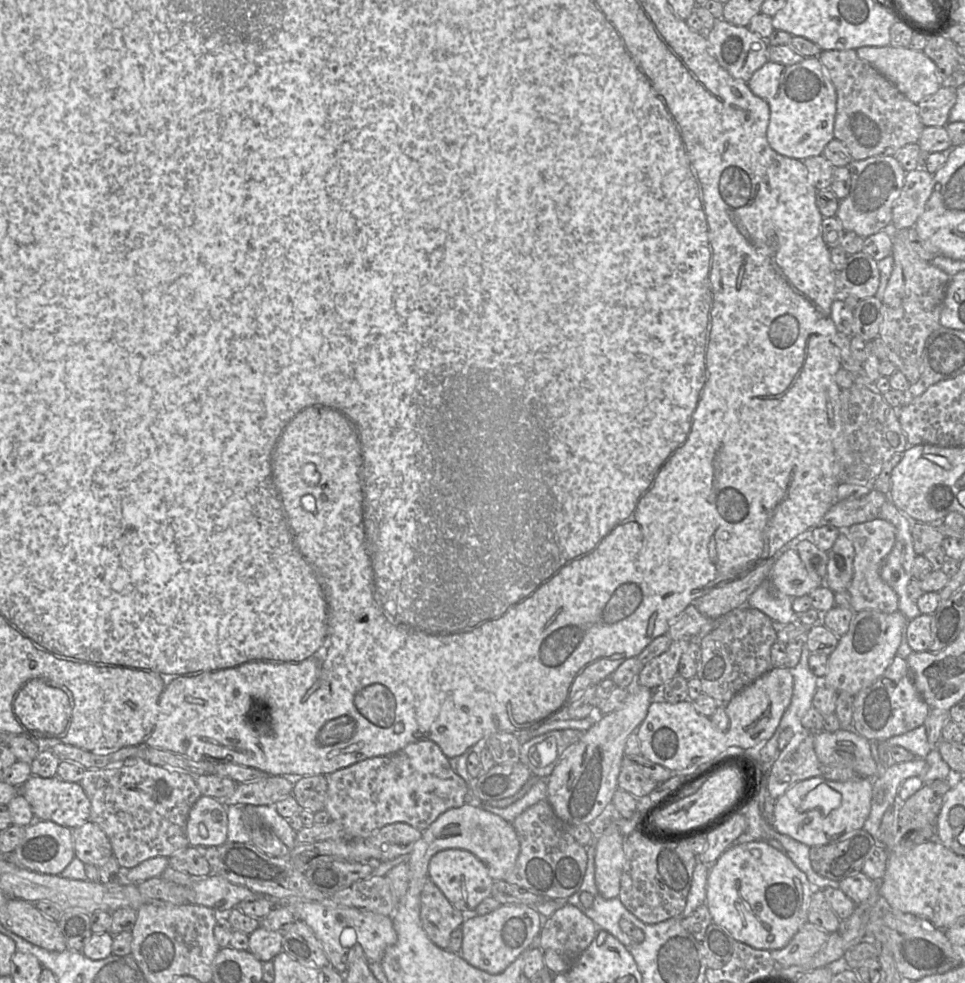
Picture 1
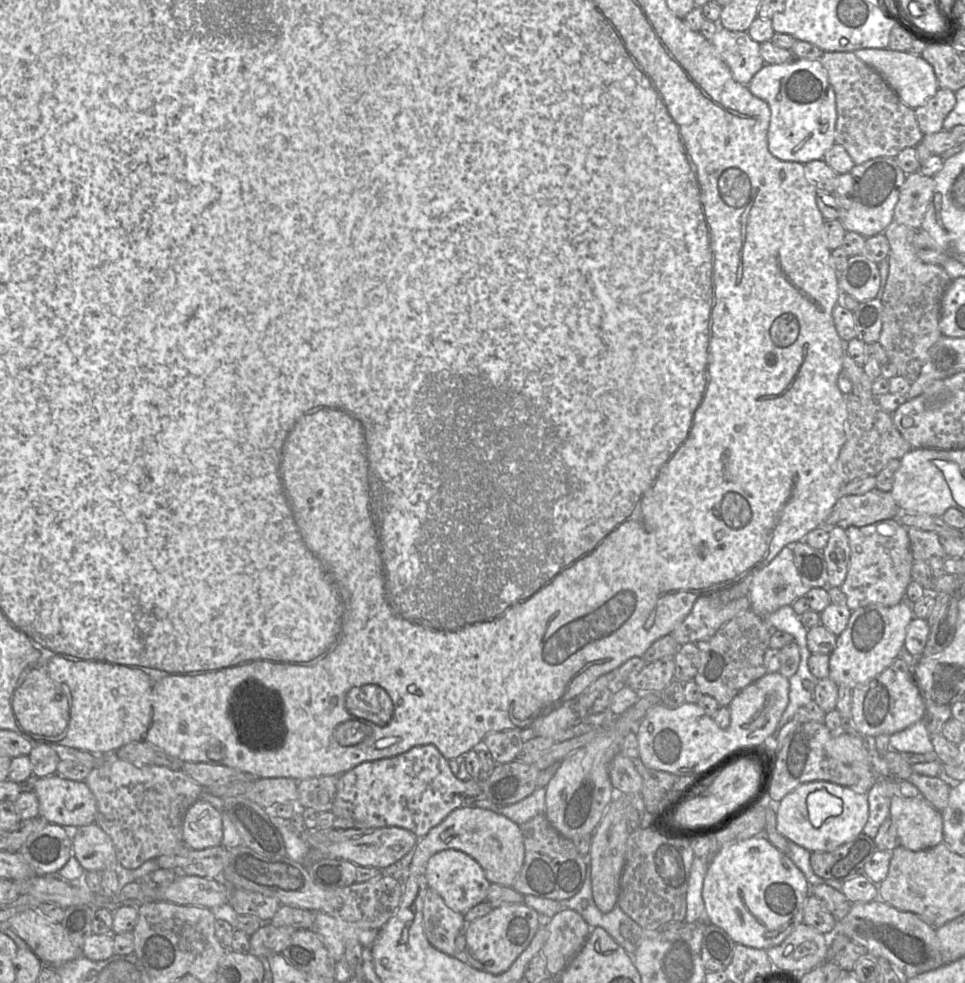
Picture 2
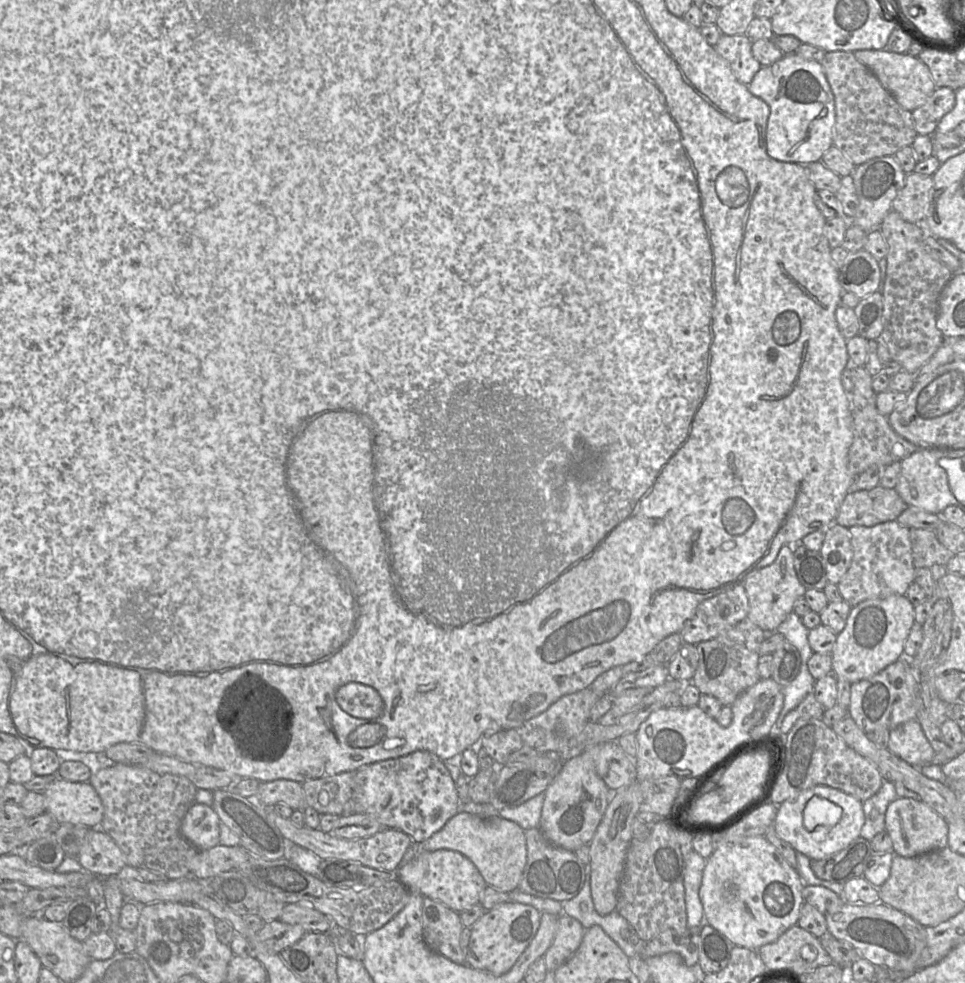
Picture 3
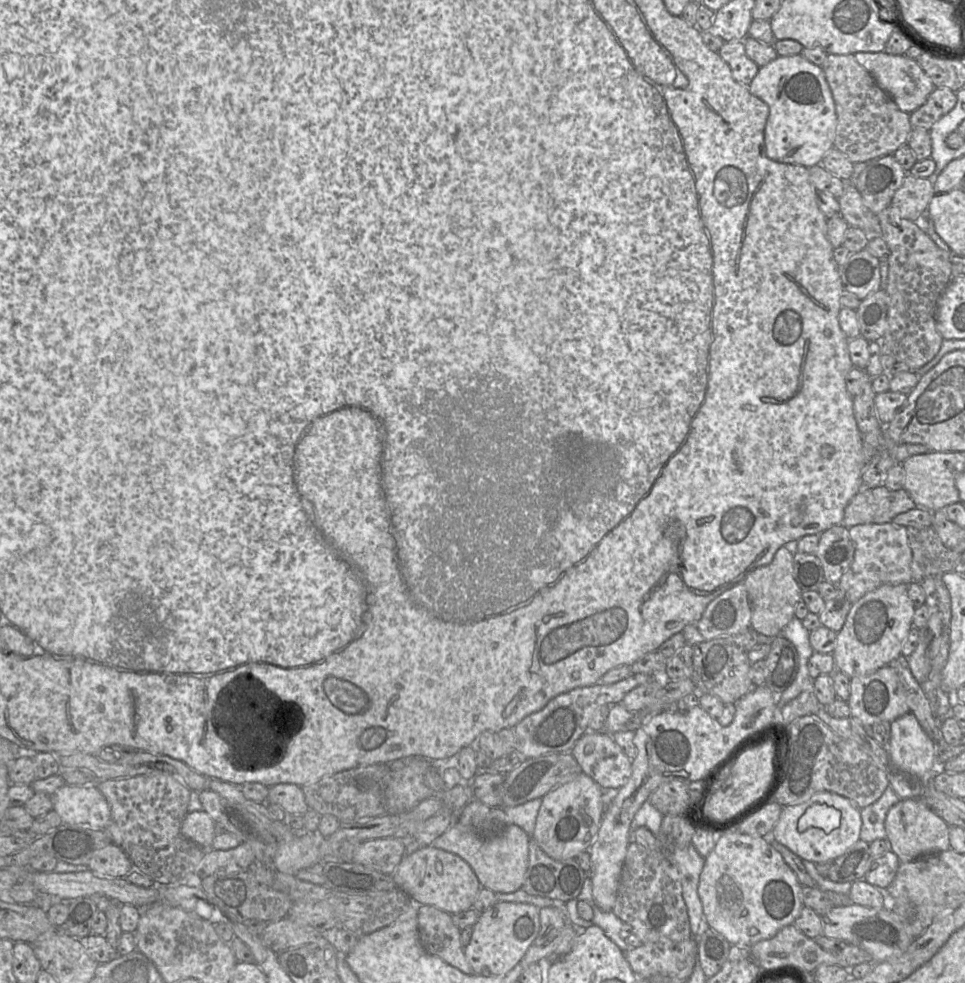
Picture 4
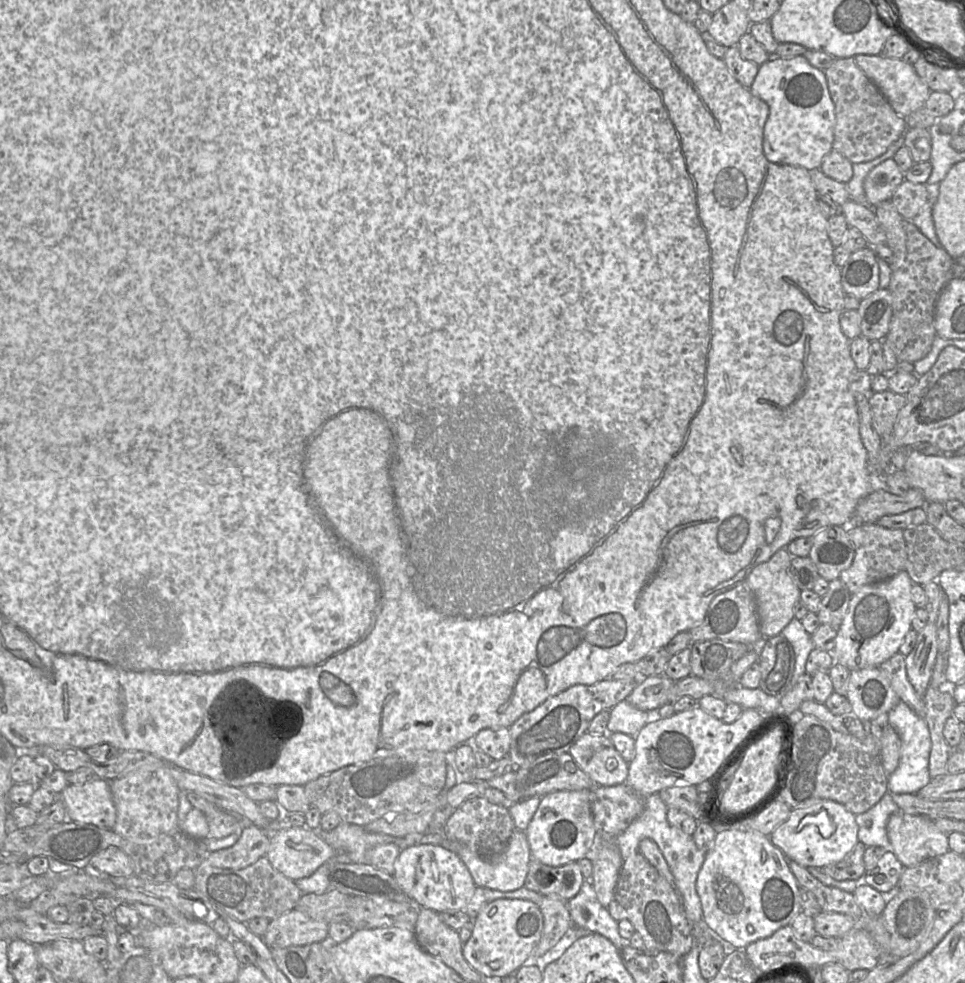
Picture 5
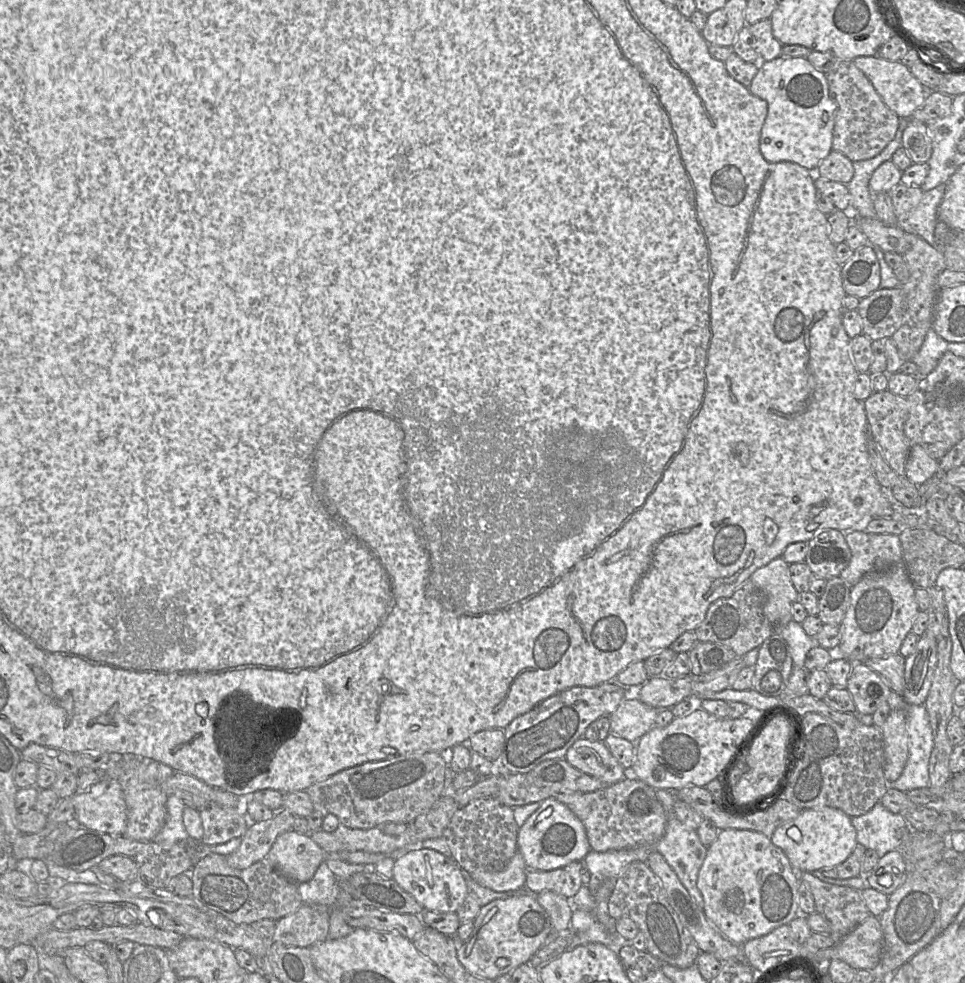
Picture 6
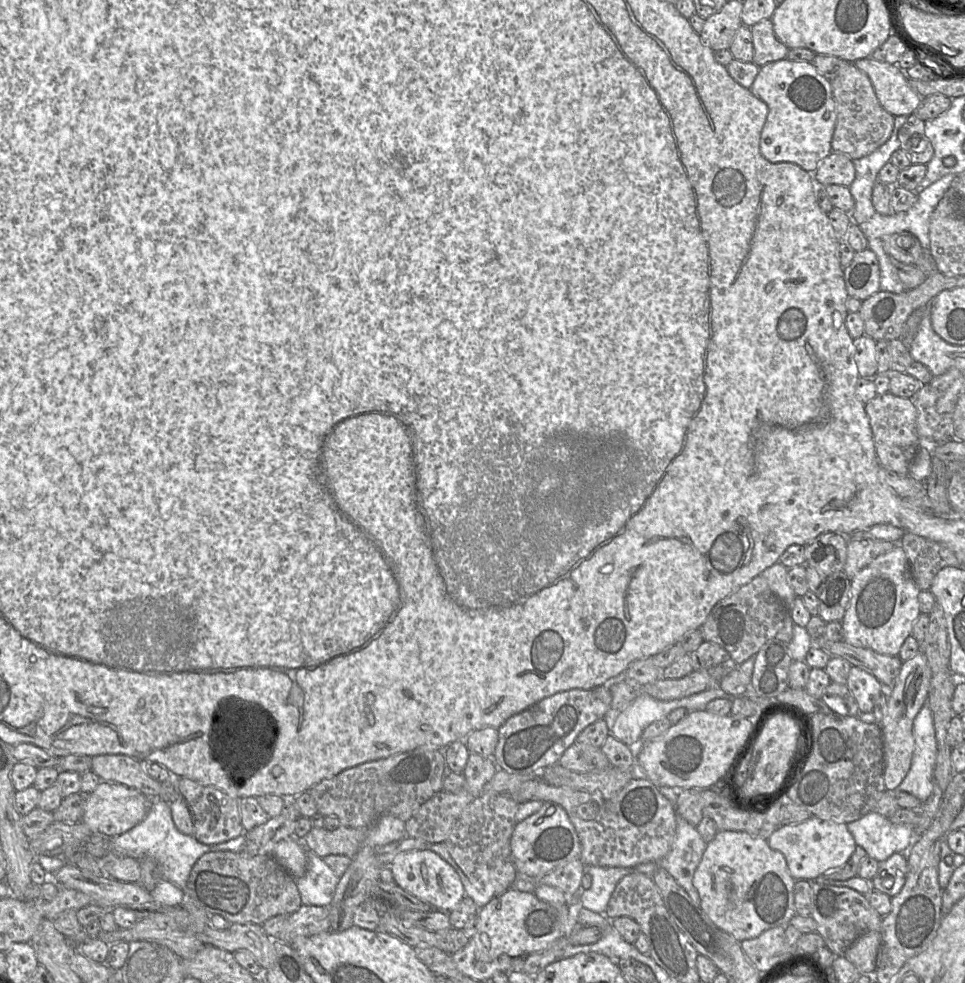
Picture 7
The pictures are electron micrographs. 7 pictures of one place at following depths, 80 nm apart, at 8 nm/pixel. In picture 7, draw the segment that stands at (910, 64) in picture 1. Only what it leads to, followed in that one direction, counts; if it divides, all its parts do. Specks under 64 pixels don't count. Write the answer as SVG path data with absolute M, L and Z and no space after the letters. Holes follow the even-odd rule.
M872 57L858 59L855 66L868 75L882 107L893 116L911 115L922 97L910 87L906 73L898 65Z

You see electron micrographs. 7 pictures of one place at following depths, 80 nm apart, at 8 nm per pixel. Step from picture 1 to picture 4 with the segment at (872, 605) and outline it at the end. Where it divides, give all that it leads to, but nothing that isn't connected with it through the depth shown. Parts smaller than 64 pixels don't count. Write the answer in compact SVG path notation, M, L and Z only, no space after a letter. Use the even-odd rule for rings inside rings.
M889 522L860 524L848 530L854 543L854 558L836 586L845 592L852 604L882 585L909 585L913 581L912 550L908 543L906 527Z

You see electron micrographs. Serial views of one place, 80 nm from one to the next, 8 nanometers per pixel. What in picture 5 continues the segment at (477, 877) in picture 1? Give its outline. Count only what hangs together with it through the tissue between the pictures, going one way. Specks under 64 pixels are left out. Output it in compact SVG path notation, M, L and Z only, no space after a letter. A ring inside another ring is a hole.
M415 844L401 852L394 862L394 874L399 887L419 908L437 913L462 910L473 896L476 885L460 857L441 845Z

